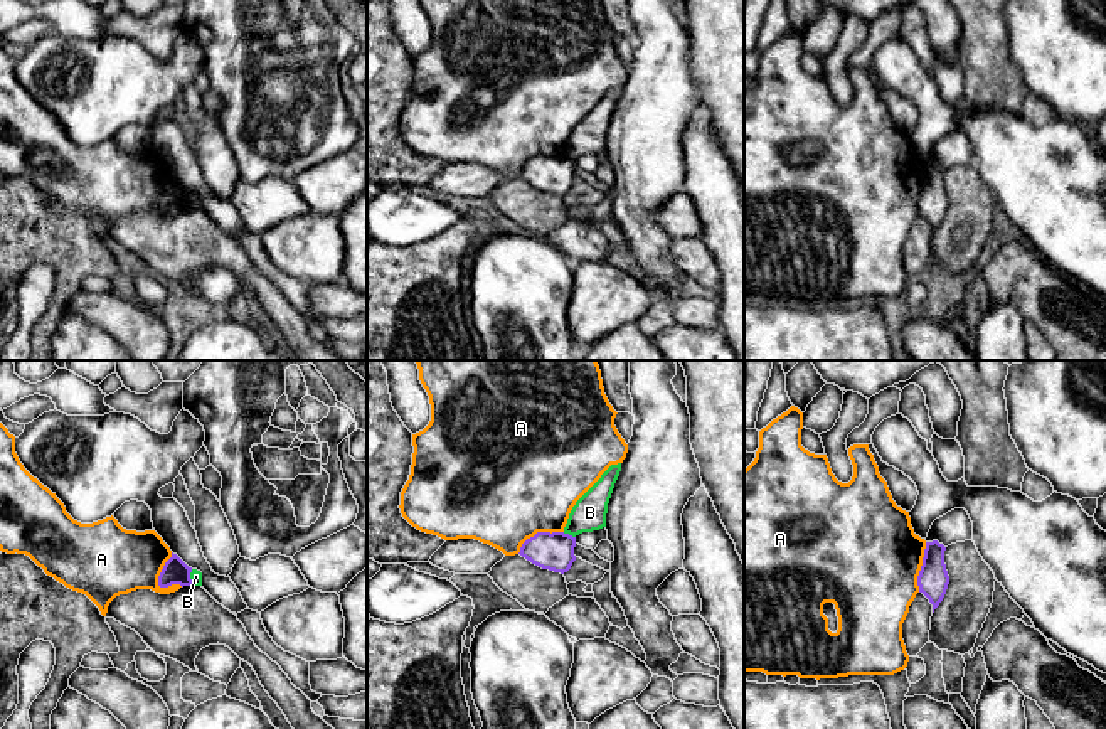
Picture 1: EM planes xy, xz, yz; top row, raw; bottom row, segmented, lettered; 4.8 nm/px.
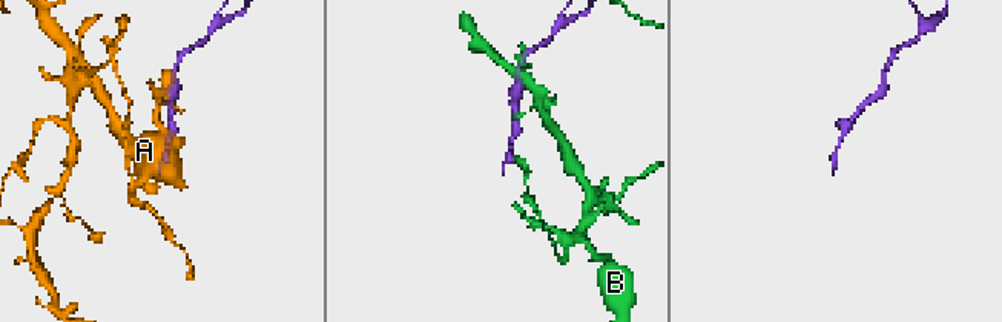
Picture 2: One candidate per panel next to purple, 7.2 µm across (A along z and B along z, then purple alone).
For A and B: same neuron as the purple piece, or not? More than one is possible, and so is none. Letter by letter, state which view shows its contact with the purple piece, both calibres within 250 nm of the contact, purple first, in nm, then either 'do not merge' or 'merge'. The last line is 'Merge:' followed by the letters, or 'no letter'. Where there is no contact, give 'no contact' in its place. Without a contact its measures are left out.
A: meets purple in xy; 120 nm thick on the purple side, 320 nm on the other; do not merge
B: meets purple in xy; 120 nm thick on the purple side, 60 nm on the other; do not merge
Merge: no letter

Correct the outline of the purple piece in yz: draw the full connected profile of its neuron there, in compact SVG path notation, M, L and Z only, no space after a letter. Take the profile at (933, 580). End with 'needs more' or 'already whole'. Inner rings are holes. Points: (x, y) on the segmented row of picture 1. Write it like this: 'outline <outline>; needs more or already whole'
outline M938 540L926 542L923 566L917 576L919 593L923 593L933 604L933 613L943 601L949 576L944 564L946 547Z; already whole

